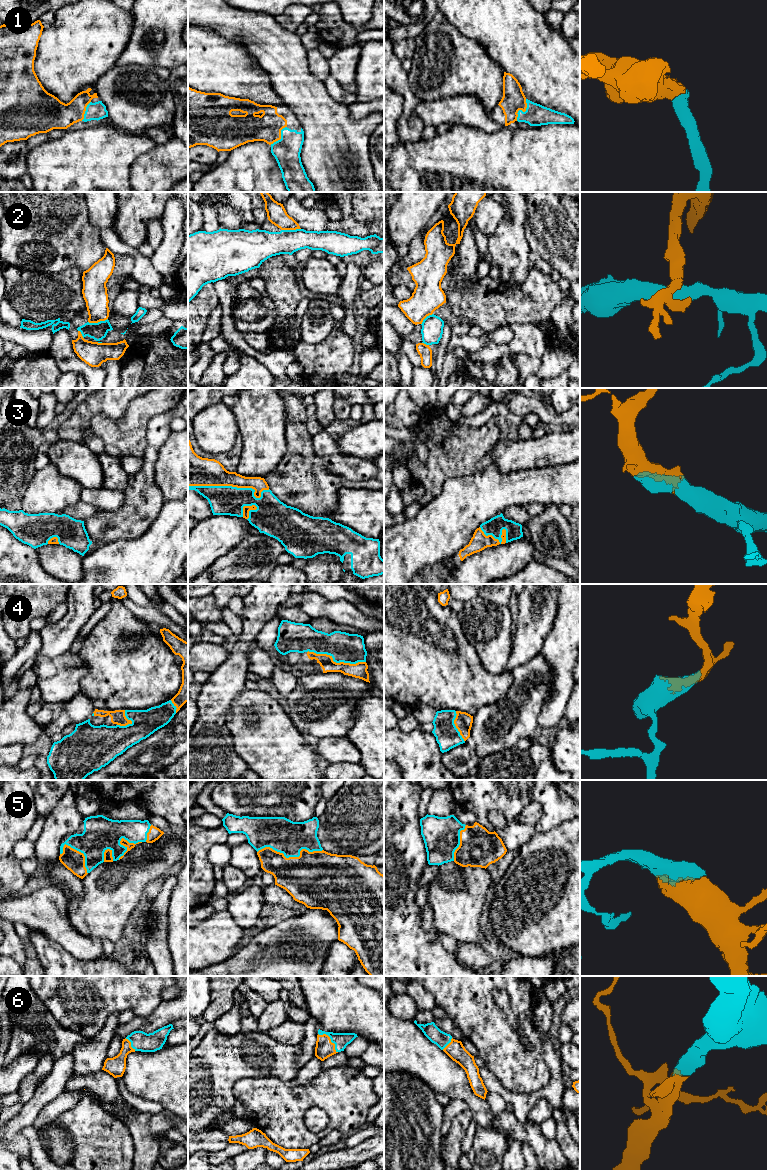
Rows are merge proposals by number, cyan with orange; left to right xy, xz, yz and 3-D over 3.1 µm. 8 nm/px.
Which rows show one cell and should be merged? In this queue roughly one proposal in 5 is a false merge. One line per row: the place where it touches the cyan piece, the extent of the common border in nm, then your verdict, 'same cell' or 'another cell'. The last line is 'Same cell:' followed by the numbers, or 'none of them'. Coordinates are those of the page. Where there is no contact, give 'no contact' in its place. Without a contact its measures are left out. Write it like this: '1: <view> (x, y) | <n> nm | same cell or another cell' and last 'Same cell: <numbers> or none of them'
1: yz (522, 111) | 190 nm | same cell
2: xy (98, 322) | 160 nm | another cell
3: xz (233, 487) | 650 nm | same cell
4: xz (336, 662) | 480 nm | same cell
5: xz (291, 856) | 550 nm | same cell
6: xz (330, 1038) | 220 nm | same cell
Same cell: 1, 3, 4, 5, 6

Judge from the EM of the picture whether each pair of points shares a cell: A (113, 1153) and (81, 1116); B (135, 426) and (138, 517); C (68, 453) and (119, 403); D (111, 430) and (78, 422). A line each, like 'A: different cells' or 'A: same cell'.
A: same cell
B: different cells
C: different cells
D: different cells

